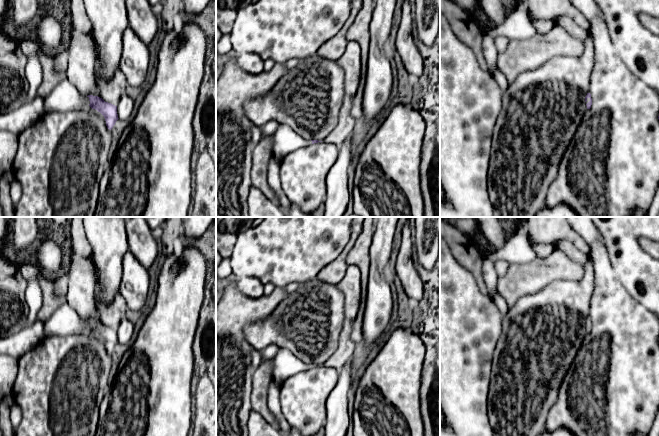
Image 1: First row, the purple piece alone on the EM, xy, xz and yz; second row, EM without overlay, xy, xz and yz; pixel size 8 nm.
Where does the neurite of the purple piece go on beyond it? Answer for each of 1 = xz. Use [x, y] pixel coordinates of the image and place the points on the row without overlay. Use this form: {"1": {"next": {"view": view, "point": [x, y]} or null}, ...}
{"1": {"next": null}}

